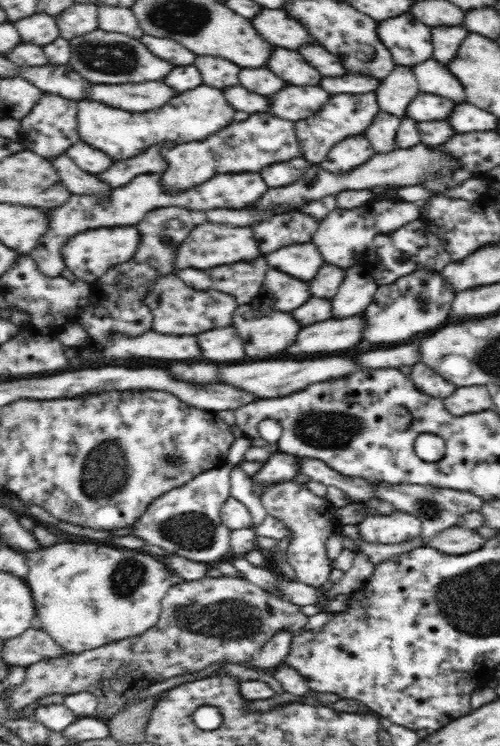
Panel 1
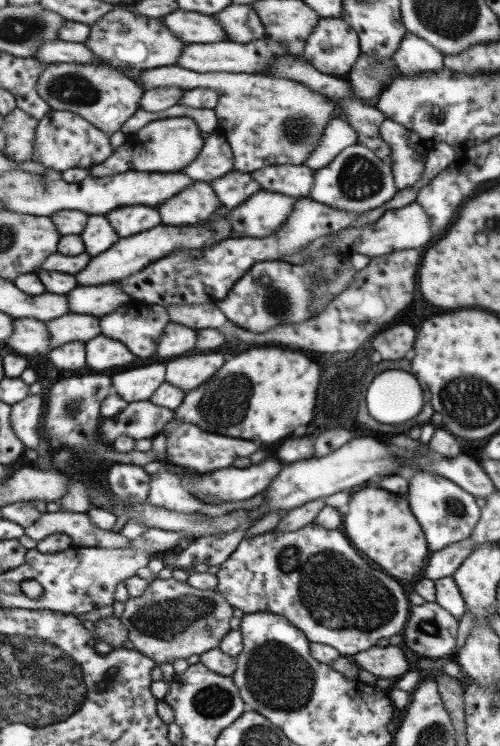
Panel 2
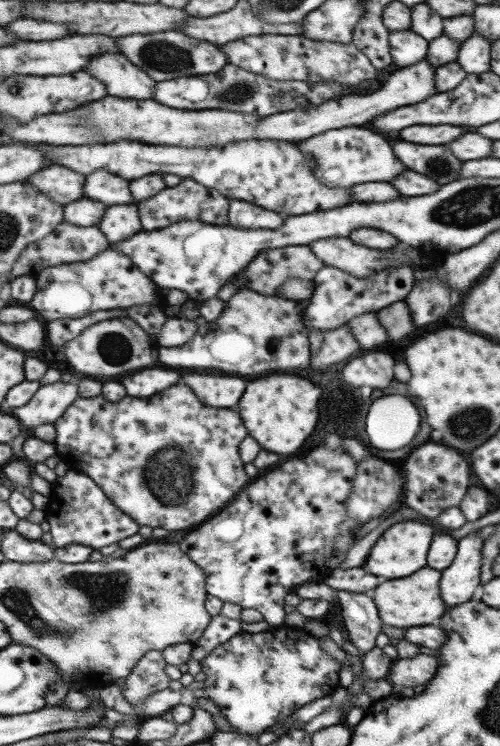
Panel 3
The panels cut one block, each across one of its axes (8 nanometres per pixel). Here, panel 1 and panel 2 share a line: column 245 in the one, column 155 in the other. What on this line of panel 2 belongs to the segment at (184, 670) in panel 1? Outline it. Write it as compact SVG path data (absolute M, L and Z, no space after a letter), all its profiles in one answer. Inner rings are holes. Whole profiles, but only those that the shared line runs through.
M169 577L155 578L138 597L129 597L119 618L125 627L133 649L151 658L156 664L165 664L177 658L218 647L221 637L231 630L229 621L233 608L216 589L201 590Z

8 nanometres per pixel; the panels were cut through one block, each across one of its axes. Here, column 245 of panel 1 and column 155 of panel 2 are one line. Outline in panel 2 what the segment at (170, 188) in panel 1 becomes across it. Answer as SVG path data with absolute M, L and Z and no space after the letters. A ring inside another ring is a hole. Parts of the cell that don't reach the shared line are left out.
M186 116L165 117L163 120L153 120L135 134L127 134L125 142L117 146L115 150L105 159L103 164L93 165L88 174L91 176L111 176L127 170L139 170L139 172L177 172L189 164L189 154L195 156L204 140L204 134L199 131L196 122ZM131 152L131 154L129 154ZM123 164L123 168L121 168Z

